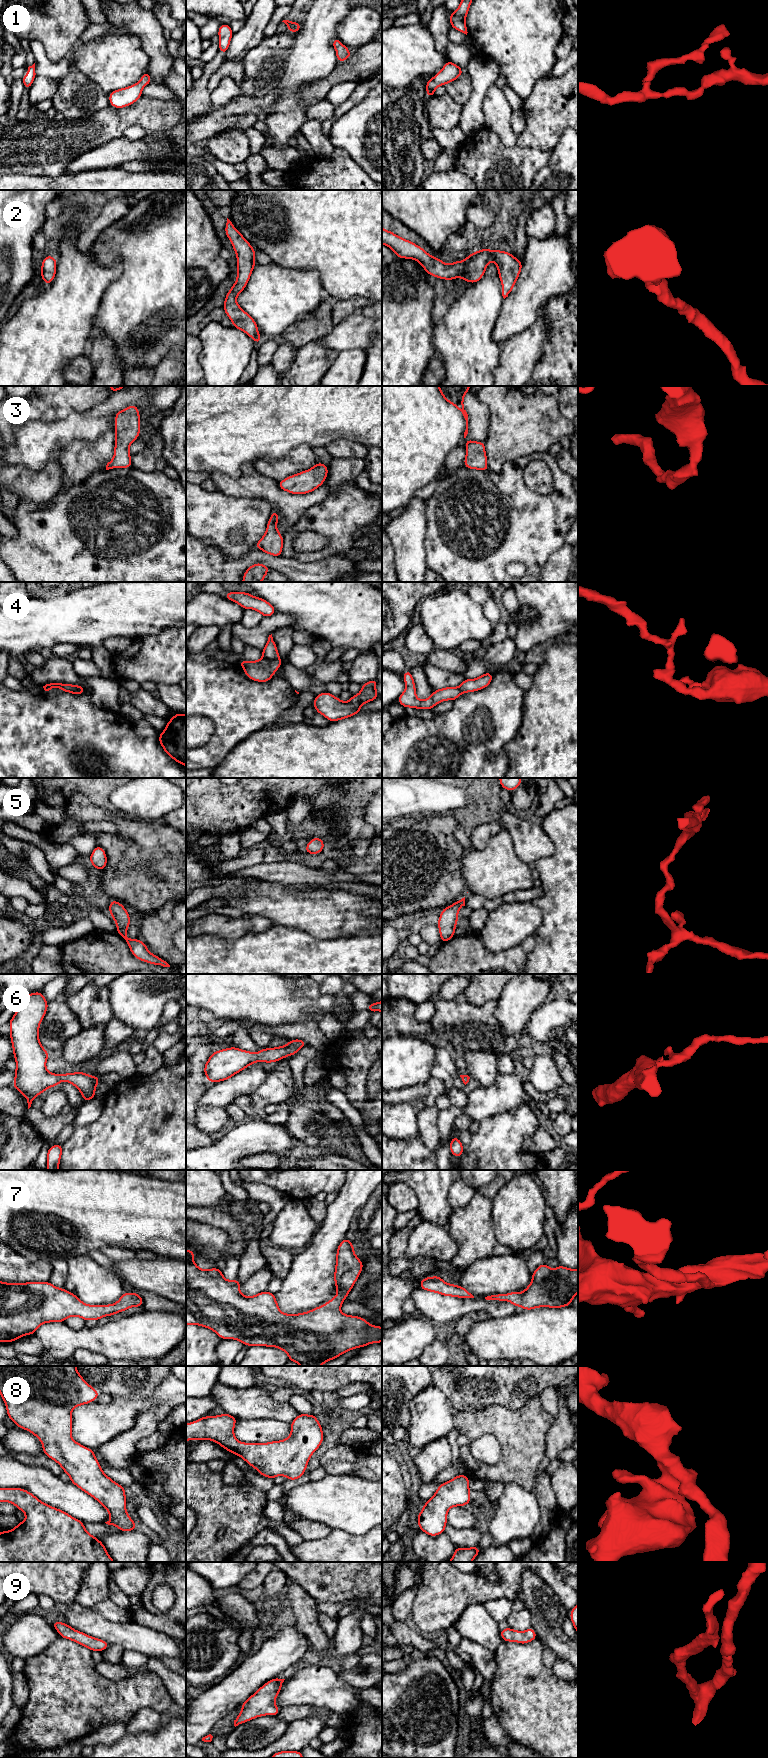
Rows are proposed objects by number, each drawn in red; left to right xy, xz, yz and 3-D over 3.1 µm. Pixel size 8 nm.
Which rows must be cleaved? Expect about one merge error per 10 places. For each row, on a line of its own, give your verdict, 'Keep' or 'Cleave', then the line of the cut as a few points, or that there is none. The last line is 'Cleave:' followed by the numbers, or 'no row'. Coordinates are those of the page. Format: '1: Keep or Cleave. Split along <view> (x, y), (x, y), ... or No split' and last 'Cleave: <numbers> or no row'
1: Keep. No split
2: Keep. No split
3: Keep. No split
4: Cleave. Split along xz (263, 657), (279, 659)
5: Keep. No split
6: Keep. No split
7: Keep. No split
8: Keep. No split
9: Keep. No split
Cleave: 4

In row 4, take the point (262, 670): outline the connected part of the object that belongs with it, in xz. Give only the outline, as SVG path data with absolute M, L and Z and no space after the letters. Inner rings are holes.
M262 658L258 661L241 660L239 665L245 671L248 678L258 682L268 682L271 680L274 673L281 666L282 660L269 660Z

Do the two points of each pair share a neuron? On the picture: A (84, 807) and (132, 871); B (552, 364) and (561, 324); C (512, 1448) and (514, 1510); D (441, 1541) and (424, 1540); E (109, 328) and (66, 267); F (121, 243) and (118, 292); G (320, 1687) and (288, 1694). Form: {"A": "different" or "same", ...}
{"A": "same", "B": "same", "C": "different", "D": "same", "E": "different", "F": "same", "G": "same"}

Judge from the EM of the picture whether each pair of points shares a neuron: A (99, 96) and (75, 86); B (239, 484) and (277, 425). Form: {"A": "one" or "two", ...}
{"A": "one", "B": "two"}

